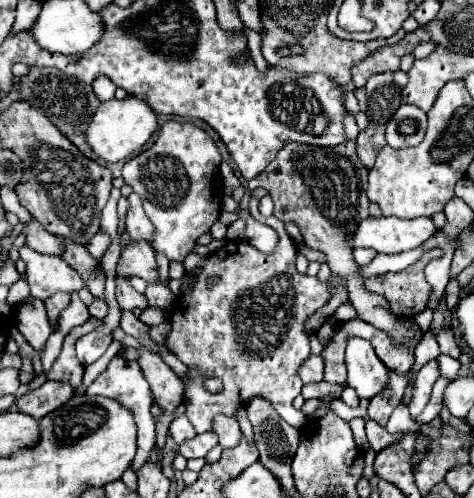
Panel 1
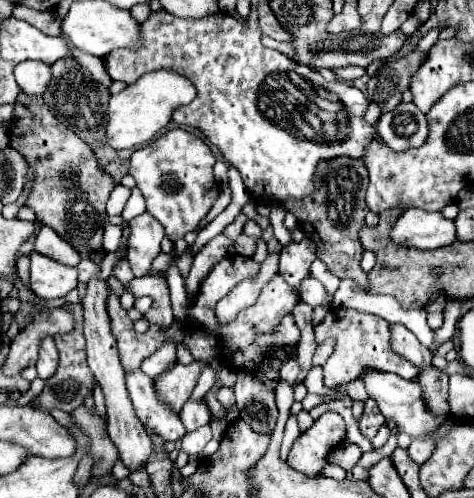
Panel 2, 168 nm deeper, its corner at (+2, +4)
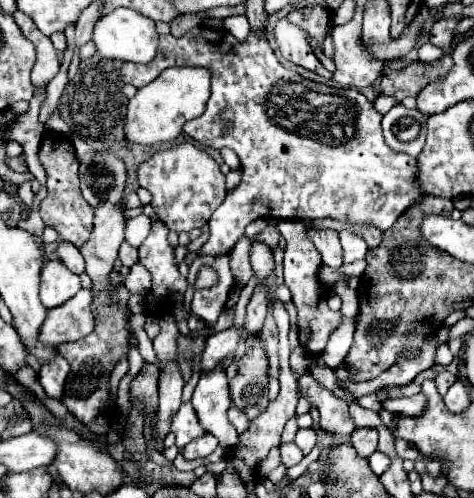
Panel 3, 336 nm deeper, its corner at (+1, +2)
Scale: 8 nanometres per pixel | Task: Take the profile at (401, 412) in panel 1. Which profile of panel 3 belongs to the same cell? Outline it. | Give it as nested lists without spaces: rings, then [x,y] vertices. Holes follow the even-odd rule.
[[[378,450],[368,458],[368,462],[370,462],[372,472],[374,472],[374,474],[378,474],[378,476],[380,476],[388,466],[390,466],[388,456],[386,456],[386,454],[382,454],[382,452],[378,452]]]

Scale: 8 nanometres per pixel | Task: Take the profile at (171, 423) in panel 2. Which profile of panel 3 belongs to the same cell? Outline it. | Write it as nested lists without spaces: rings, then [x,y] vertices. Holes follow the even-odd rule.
[[[184,402],[180,406],[180,410],[174,414],[172,424],[170,424],[170,432],[174,432],[176,436],[176,446],[182,450],[190,440],[198,438],[200,434],[204,434],[206,430],[200,426],[200,422],[196,422],[196,412],[192,410],[190,402]]]

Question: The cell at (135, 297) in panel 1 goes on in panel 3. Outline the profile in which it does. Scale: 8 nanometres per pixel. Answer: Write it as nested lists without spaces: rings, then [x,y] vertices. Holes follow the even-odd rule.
[[[54,130],[44,134],[44,140],[40,142],[40,150],[38,150],[40,162],[46,168],[48,174],[48,194],[46,198],[40,202],[40,216],[44,220],[46,226],[54,228],[62,240],[74,244],[74,246],[82,246],[90,234],[92,234],[92,220],[94,220],[94,208],[82,198],[82,190],[80,190],[80,162],[76,158],[76,150],[72,146],[72,140],[68,136],[62,136]]]

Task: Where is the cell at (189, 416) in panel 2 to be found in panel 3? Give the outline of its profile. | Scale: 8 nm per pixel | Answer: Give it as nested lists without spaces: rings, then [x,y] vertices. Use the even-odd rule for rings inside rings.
[[[216,366],[216,370],[210,370],[208,374],[200,376],[200,382],[192,396],[192,406],[196,410],[202,428],[214,434],[220,440],[222,448],[236,444],[238,432],[228,422],[226,416],[232,402],[230,402],[226,372],[222,366]]]

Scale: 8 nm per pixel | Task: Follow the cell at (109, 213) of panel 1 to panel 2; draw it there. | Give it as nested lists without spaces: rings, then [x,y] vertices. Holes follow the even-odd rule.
[[[121,184],[115,186],[111,196],[109,196],[109,202],[107,202],[107,214],[121,214],[125,204],[127,204],[127,200],[129,200],[129,196],[131,196],[129,188],[125,188]]]

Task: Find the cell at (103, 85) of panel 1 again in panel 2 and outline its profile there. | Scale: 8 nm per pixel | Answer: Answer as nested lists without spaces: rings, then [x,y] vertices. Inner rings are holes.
[[[79,48],[73,50],[73,56],[75,56],[75,60],[77,60],[81,66],[85,66],[85,68],[89,70],[89,74],[91,74],[97,82],[101,82],[101,84],[105,84],[105,86],[111,86],[111,78],[109,78],[109,74],[105,72],[105,66],[103,66],[103,60],[101,60],[101,58],[95,58],[95,56],[87,54],[87,52],[79,52]]]

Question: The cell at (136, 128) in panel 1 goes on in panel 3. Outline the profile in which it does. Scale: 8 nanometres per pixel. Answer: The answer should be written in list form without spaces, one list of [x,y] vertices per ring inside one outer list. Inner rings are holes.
[[[168,68],[160,78],[152,80],[130,98],[124,120],[124,136],[130,144],[152,146],[174,140],[182,132],[182,124],[204,112],[210,98],[210,72],[202,68]]]

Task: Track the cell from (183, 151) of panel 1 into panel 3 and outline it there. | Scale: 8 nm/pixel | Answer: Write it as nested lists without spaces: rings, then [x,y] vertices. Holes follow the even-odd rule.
[[[182,142],[168,150],[154,152],[146,162],[138,166],[138,184],[152,194],[152,208],[156,216],[172,230],[172,232],[190,232],[192,228],[202,228],[210,214],[222,204],[226,198],[224,174],[220,172],[216,160],[196,148],[190,142]]]

